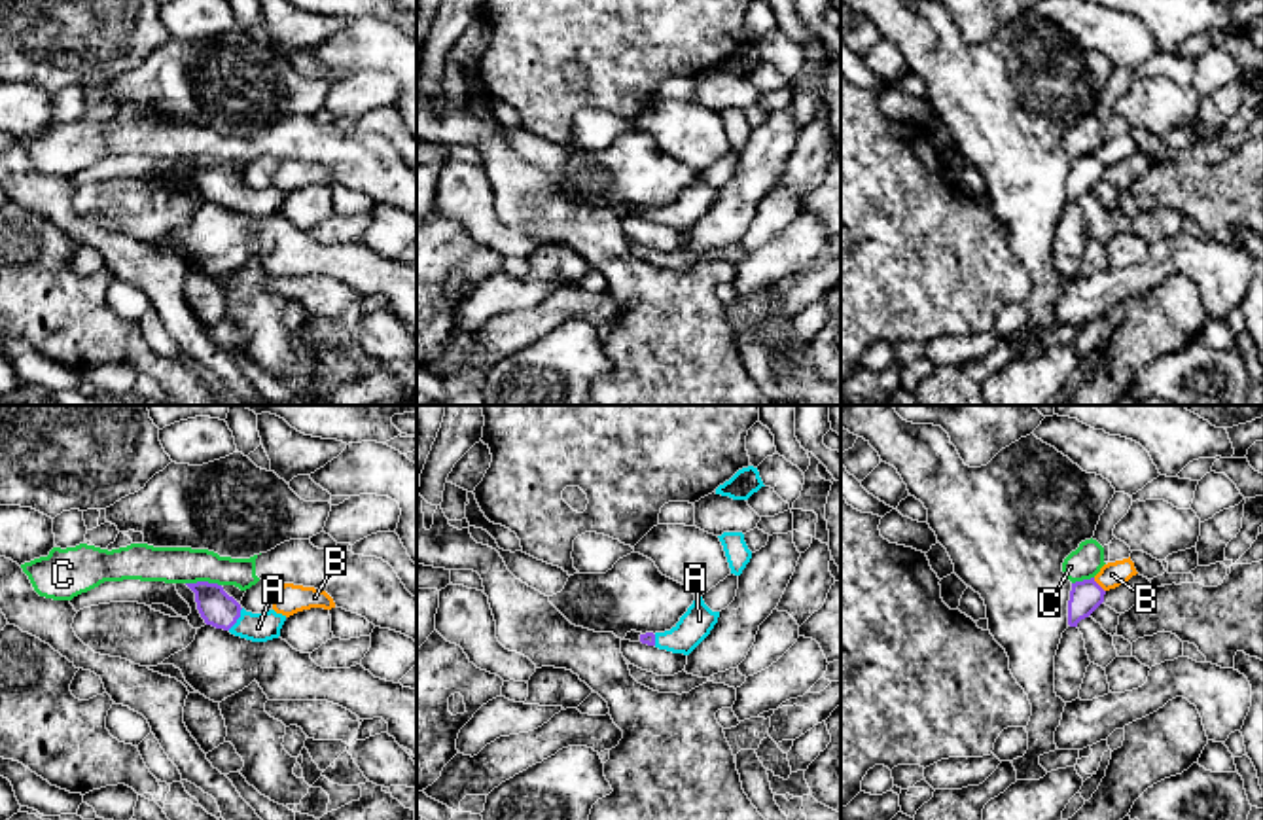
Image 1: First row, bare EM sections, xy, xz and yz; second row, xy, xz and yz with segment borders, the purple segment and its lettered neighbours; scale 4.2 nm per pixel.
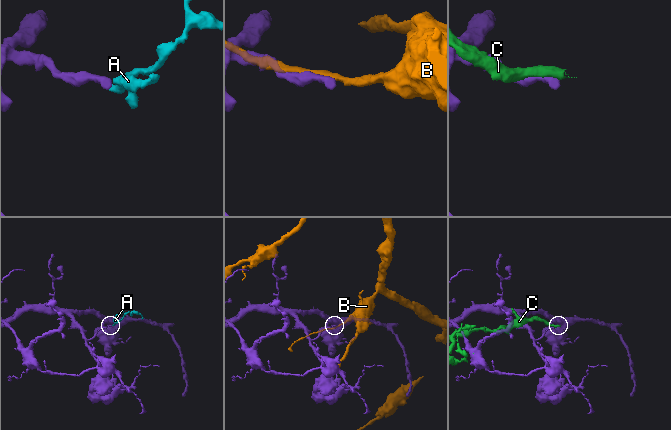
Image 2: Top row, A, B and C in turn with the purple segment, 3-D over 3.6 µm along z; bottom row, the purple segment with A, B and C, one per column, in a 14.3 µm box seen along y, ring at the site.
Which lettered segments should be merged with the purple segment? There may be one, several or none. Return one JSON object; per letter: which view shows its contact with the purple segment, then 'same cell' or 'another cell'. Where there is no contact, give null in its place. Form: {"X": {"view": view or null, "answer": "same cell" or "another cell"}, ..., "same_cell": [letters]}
{"A": {"view": "xy", "answer": "same cell"}, "B": {"view": "yz", "answer": "another cell"}, "C": {"view": "xy", "answer": "another cell"}, "same_cell": ["A"]}

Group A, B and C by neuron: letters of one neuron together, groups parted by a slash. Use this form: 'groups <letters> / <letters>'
groups A / B / C

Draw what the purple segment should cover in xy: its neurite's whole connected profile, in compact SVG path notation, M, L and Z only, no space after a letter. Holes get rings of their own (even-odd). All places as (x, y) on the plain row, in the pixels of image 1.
M197 157L186 161L195 169L197 186L206 201L252 218L267 218L280 212L286 191L275 186L263 189L246 187L218 159Z

